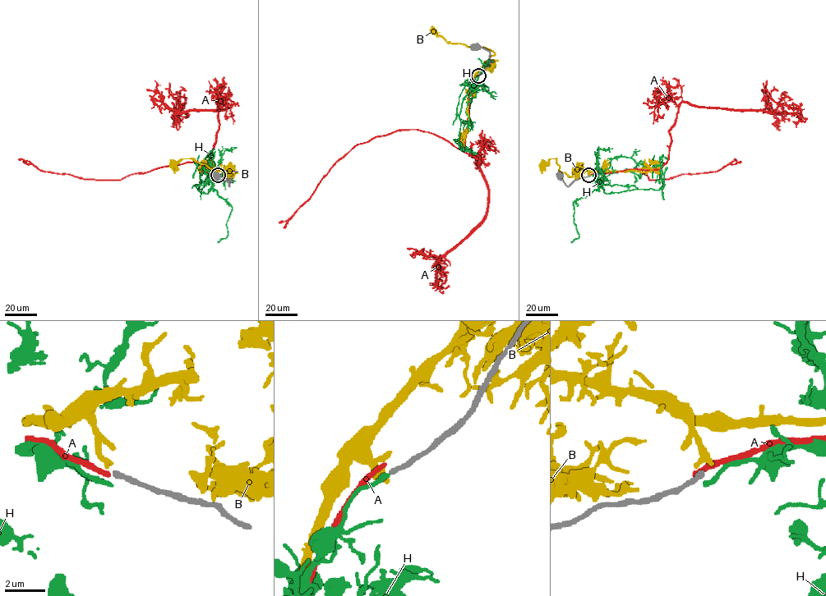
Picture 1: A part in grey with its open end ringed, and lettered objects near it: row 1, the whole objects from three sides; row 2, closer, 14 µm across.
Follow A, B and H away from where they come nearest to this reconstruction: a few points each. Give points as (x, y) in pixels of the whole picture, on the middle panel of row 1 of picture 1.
A: (478, 75), (468, 94), (465, 153), (417, 130), (376, 136), (340, 158), (290, 218), (279, 222)
B: (477, 75), (477, 71), (495, 54), (493, 52), (483, 47), (448, 43), (432, 30)
H: (478, 75), (472, 84), (474, 90), (472, 89), (464, 98), (460, 109), (459, 147), (467, 148), (461, 151)

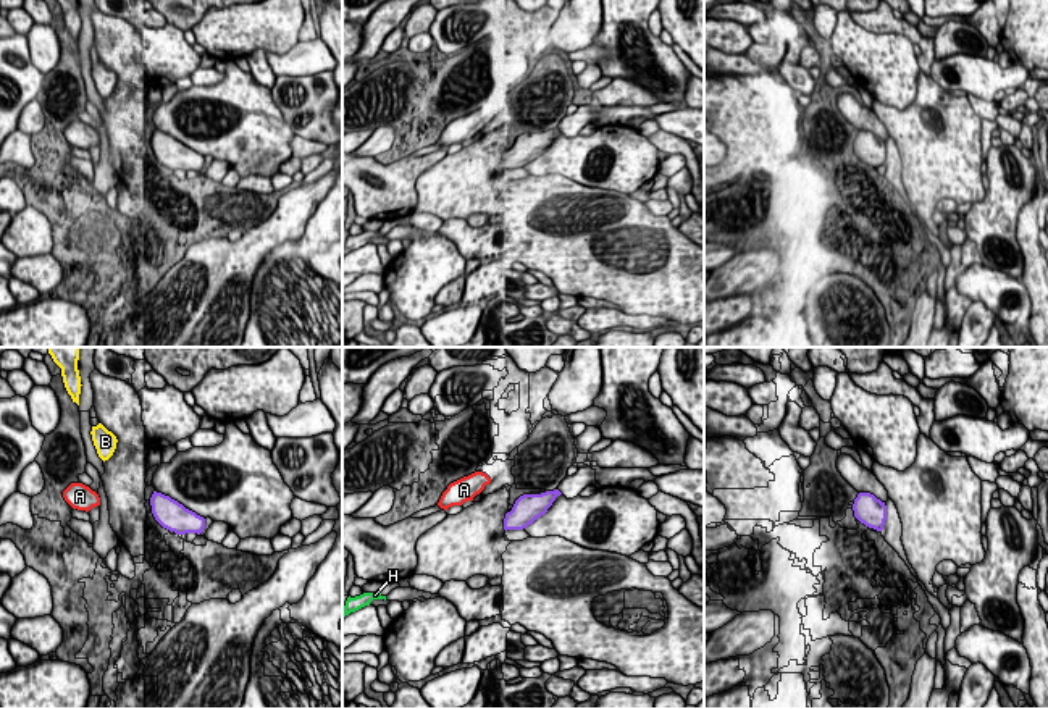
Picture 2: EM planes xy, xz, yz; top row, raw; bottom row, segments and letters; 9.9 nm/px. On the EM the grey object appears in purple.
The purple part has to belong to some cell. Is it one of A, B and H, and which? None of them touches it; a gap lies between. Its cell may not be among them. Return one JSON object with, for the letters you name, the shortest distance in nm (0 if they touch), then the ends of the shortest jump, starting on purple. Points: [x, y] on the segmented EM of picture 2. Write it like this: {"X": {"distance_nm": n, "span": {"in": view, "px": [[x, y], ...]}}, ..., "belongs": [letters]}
{"A": {"distance_nm": 320, "span": {"in": "xz", "px": [[515, 501], [490, 482]]}}, "belongs": ["A"]}

